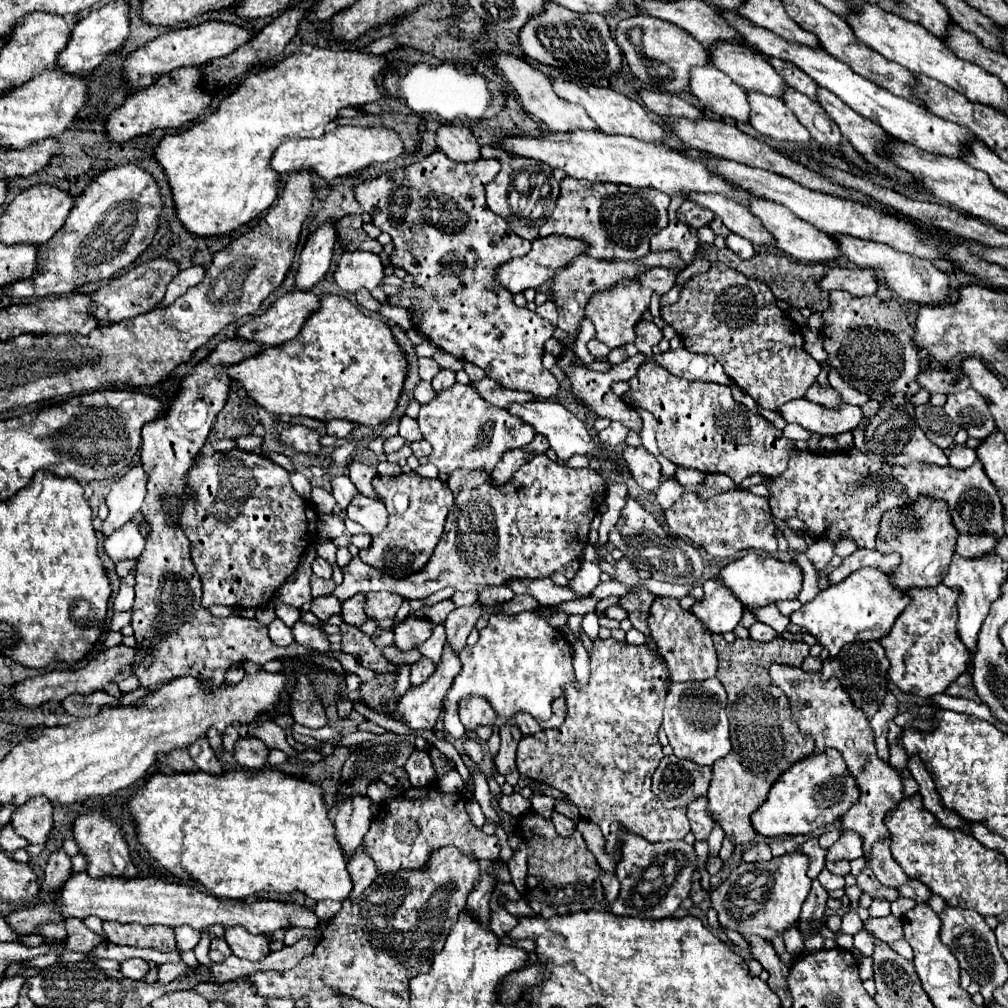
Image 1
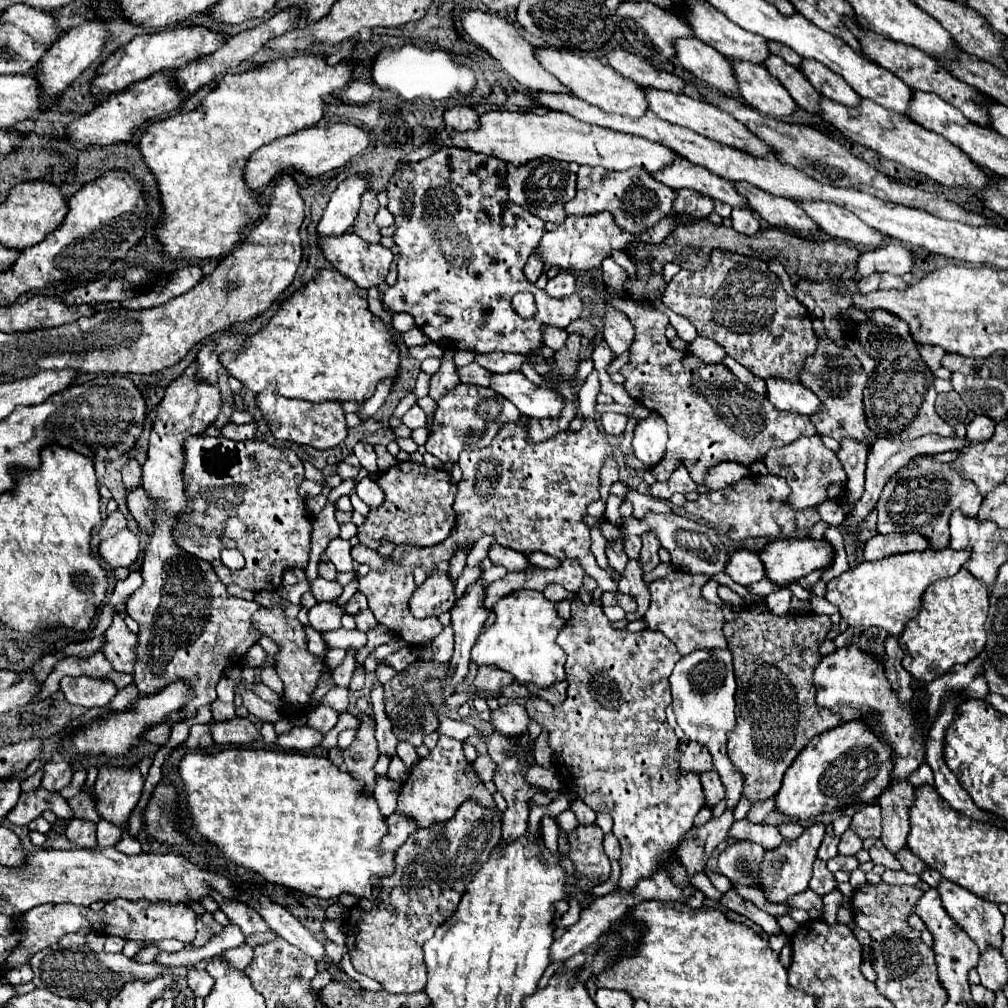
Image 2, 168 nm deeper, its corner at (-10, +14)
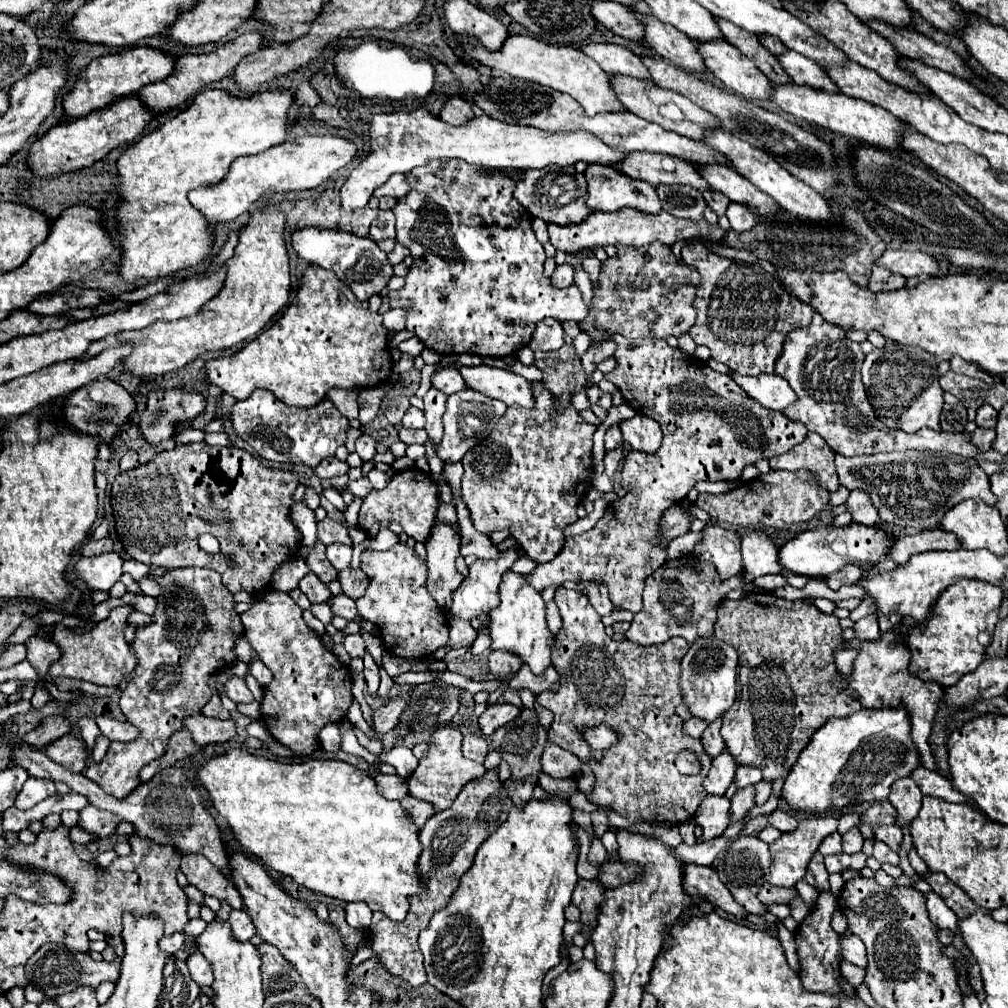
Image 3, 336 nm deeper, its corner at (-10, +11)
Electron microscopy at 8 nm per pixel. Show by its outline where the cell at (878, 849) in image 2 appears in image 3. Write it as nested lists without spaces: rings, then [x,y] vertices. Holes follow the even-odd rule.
[[[874,841],[874,857],[880,861],[880,863],[892,863],[892,865],[898,865],[900,859],[898,859],[898,853],[894,853],[886,843],[882,841]]]

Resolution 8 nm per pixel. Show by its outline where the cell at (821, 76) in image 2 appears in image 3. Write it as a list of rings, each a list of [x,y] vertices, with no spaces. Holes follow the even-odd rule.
[[[786,51],[782,53],[782,57],[776,57],[776,59],[796,85],[806,85],[806,87],[814,87],[830,93],[838,91],[838,87],[830,81],[826,71],[818,63],[810,61],[808,57],[794,51]]]

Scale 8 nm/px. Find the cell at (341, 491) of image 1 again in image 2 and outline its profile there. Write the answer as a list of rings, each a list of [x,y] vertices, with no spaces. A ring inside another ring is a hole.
[[[340,462],[338,464],[338,468],[336,468],[336,472],[338,472],[338,476],[342,478],[342,480],[350,480],[350,478],[358,478],[358,472],[360,472],[360,468],[354,468],[354,466],[350,466],[350,464],[346,464],[346,462]]]

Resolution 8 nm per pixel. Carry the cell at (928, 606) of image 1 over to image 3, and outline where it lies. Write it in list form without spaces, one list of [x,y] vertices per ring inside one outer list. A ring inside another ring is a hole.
[[[964,579],[950,585],[940,595],[926,625],[912,629],[908,635],[908,647],[912,651],[910,673],[924,681],[938,681],[942,687],[956,685],[958,679],[972,673],[986,655],[1004,599],[1006,593],[1000,587],[984,581]]]

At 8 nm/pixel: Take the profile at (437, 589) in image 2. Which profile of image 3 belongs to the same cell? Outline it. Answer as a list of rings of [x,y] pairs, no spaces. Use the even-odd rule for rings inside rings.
[[[436,521],[430,541],[426,541],[428,551],[428,591],[438,601],[442,609],[450,609],[452,593],[462,583],[462,573],[456,571],[454,561],[460,555],[458,531],[450,523]]]

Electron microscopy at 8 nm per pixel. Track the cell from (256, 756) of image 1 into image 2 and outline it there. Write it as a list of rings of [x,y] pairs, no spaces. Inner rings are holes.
[[[234,718],[232,722],[210,724],[216,744],[252,744],[258,738],[258,728],[246,718]]]

